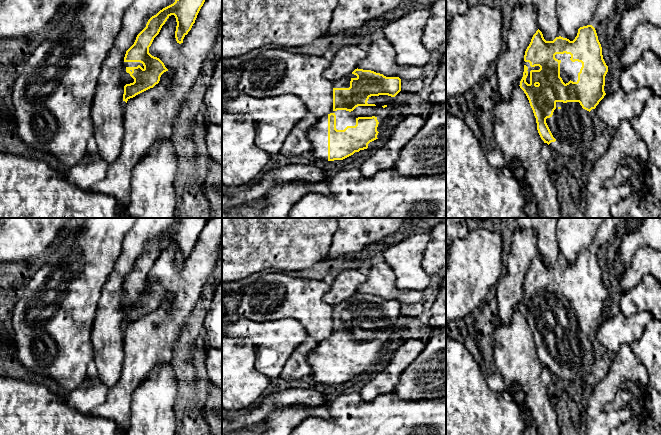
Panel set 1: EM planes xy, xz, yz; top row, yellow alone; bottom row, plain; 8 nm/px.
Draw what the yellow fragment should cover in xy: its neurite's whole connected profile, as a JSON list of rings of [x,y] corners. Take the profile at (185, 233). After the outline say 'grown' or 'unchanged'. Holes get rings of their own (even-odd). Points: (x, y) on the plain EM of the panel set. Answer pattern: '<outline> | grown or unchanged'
[[[182,218],[173,228],[163,232],[148,244],[146,251],[137,259],[124,281],[123,325],[127,327],[130,322],[153,312],[159,307],[161,299],[168,295],[159,282],[149,277],[149,271],[167,243],[171,239],[175,240],[177,246],[175,262],[177,267],[183,267],[209,219]]] | grown

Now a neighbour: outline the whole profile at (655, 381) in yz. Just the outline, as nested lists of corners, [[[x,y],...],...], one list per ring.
[[[661,321],[650,322],[632,349],[645,365],[650,386],[661,394]]]

